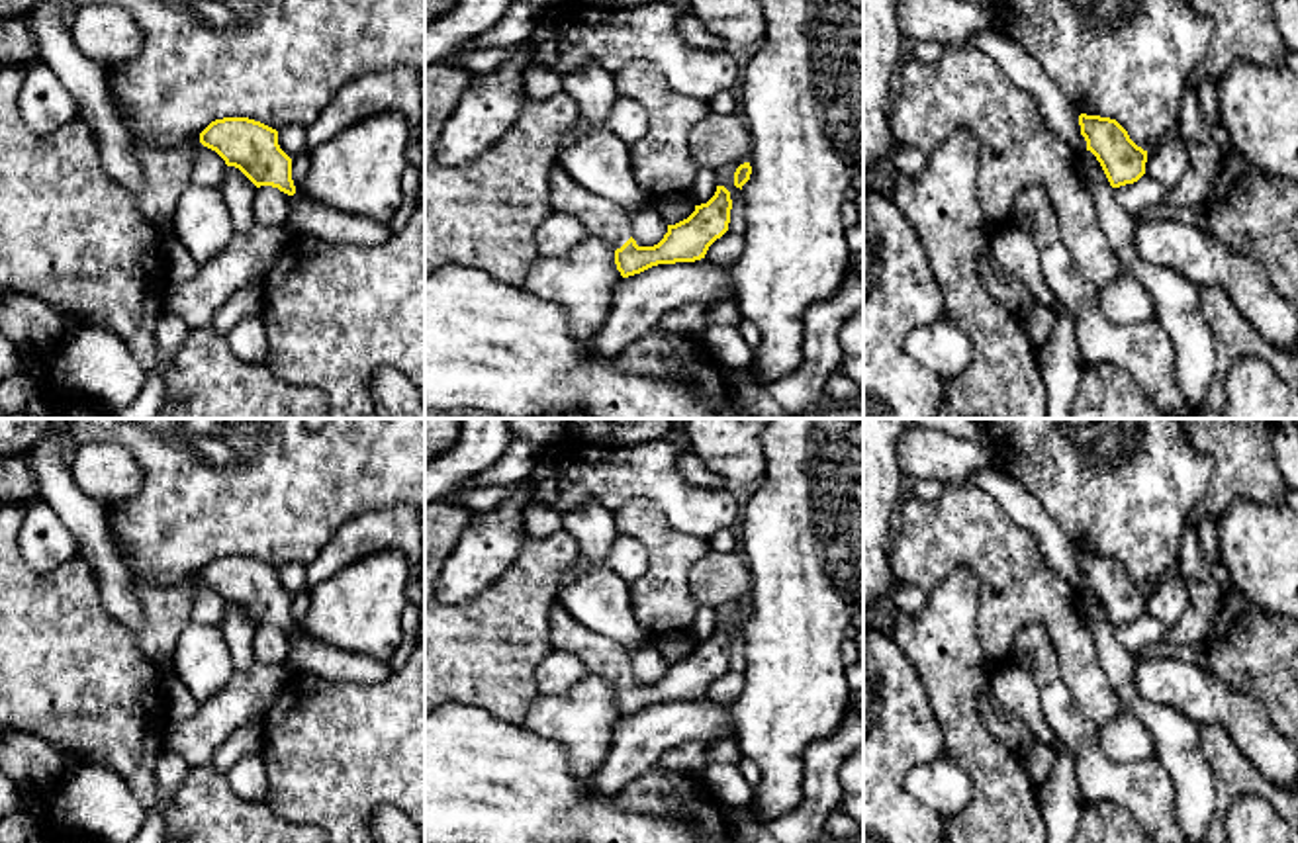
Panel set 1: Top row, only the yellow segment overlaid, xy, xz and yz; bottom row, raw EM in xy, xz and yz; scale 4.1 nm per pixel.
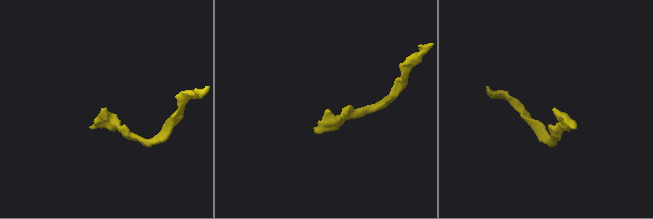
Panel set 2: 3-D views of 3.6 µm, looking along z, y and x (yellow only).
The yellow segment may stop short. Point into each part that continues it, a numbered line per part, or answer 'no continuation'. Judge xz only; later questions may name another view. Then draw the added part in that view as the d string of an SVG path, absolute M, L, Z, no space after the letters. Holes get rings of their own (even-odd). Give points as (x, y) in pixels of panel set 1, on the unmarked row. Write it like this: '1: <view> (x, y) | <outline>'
1: xz (602, 656) | M558 600L548 610L548 636L554 649L579 657L589 673L605 677L613 687L632 675L626 649L579 624Z

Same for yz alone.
no continuation

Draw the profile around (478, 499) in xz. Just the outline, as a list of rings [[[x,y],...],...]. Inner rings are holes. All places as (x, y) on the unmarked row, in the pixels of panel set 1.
[[[468,481],[466,489],[460,493],[460,501],[472,512],[484,512],[497,509],[507,499],[509,493],[511,487],[507,485],[476,487],[472,481]]]

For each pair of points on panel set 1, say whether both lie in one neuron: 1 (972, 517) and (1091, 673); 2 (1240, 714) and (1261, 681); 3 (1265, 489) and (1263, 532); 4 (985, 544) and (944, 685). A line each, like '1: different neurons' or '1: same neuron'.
1: same neuron
2: different neurons
3: different neurons
4: different neurons

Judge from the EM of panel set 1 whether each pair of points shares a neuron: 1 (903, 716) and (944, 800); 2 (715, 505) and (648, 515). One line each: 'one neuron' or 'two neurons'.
1: two neurons
2: two neurons

